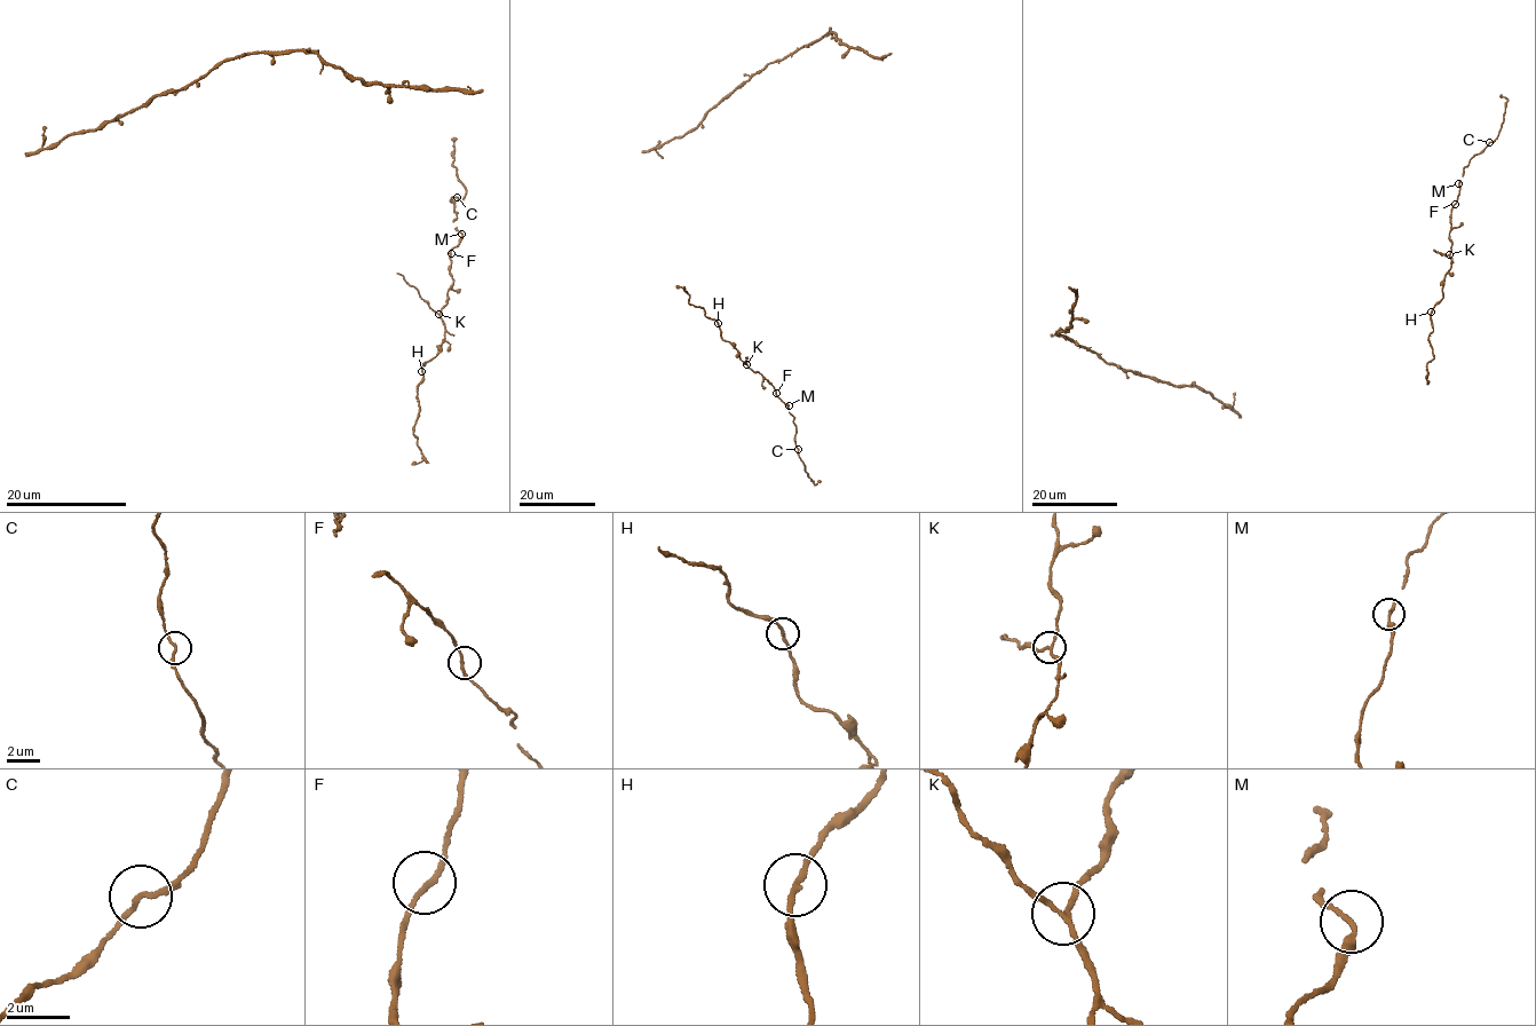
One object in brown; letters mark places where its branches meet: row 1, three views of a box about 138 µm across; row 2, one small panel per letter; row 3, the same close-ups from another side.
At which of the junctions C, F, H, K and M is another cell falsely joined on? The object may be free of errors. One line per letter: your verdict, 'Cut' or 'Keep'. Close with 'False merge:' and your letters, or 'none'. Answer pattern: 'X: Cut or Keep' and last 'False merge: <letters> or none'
C: Keep
F: Keep
H: Keep
K: Cut
M: Keep
False merge: K

